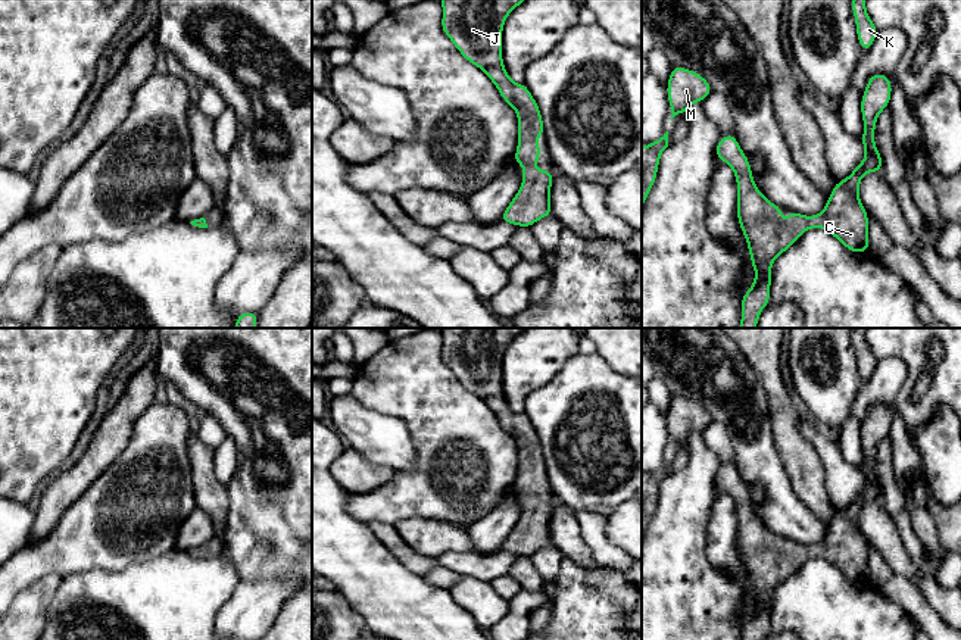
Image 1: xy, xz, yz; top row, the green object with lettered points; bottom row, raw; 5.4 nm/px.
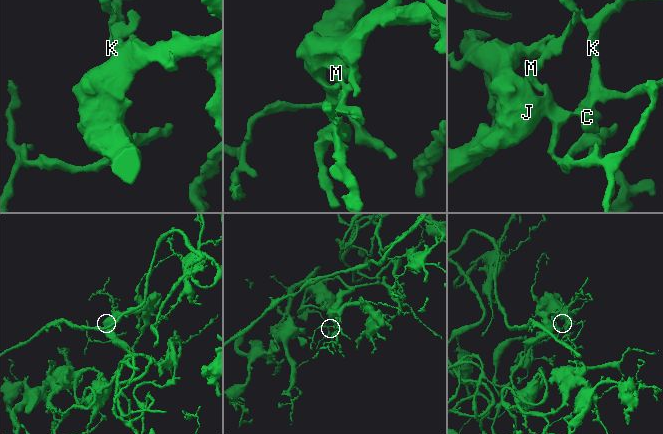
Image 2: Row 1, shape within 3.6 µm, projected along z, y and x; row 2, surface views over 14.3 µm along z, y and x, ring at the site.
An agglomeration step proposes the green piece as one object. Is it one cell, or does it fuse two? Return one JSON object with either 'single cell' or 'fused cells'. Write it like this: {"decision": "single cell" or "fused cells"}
{"decision": "single cell"}

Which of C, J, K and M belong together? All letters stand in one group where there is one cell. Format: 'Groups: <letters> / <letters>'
Groups: C J K M

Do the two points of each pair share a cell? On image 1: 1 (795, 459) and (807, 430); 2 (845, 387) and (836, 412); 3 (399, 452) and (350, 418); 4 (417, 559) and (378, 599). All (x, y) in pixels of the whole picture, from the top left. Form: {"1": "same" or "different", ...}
{"1": "different", "2": "same", "3": "same", "4": "different"}

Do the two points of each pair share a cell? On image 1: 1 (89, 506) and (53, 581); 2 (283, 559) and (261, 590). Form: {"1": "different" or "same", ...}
{"1": "different", "2": "different"}

